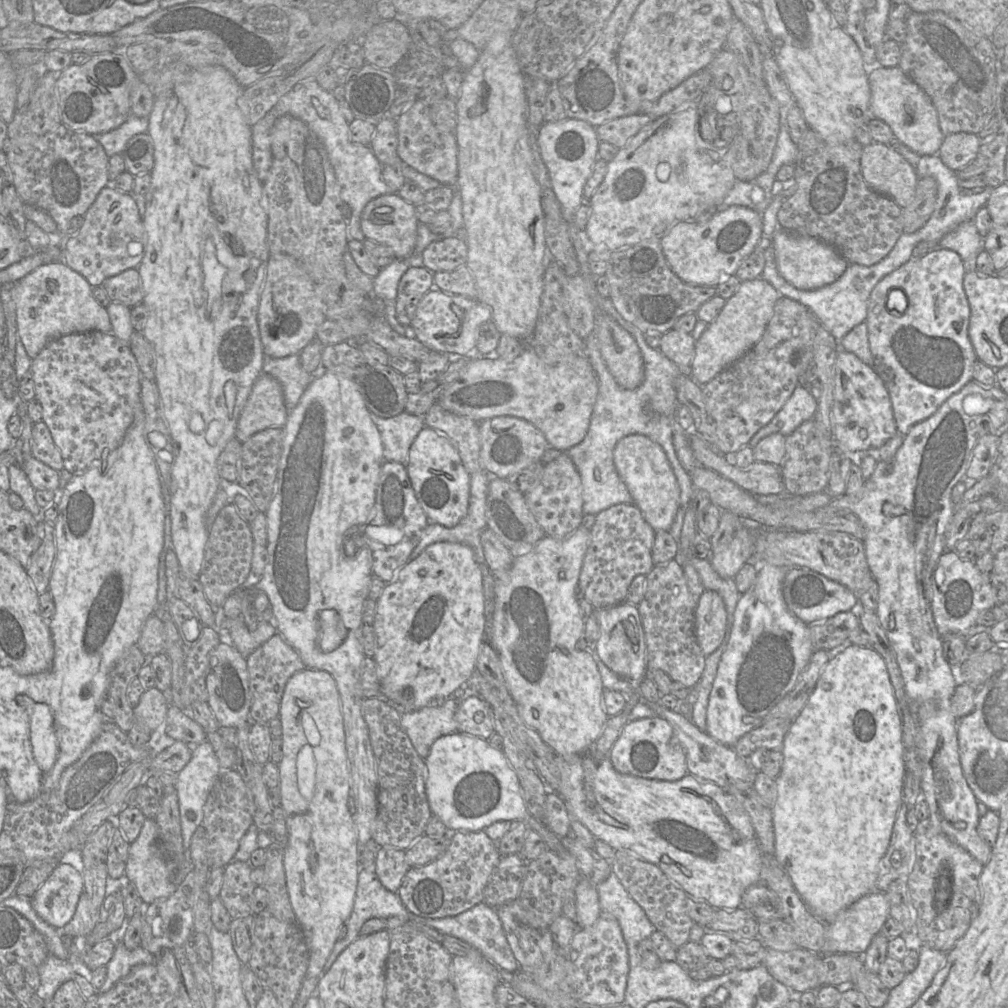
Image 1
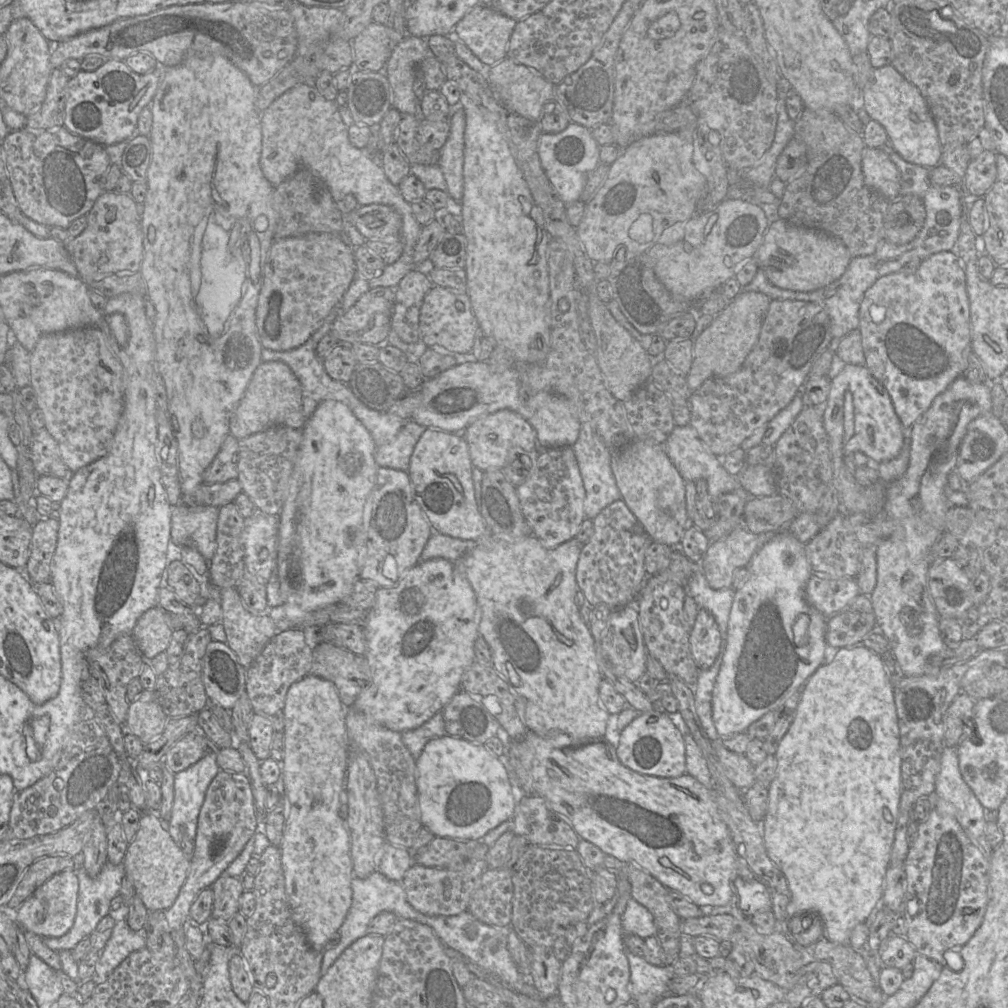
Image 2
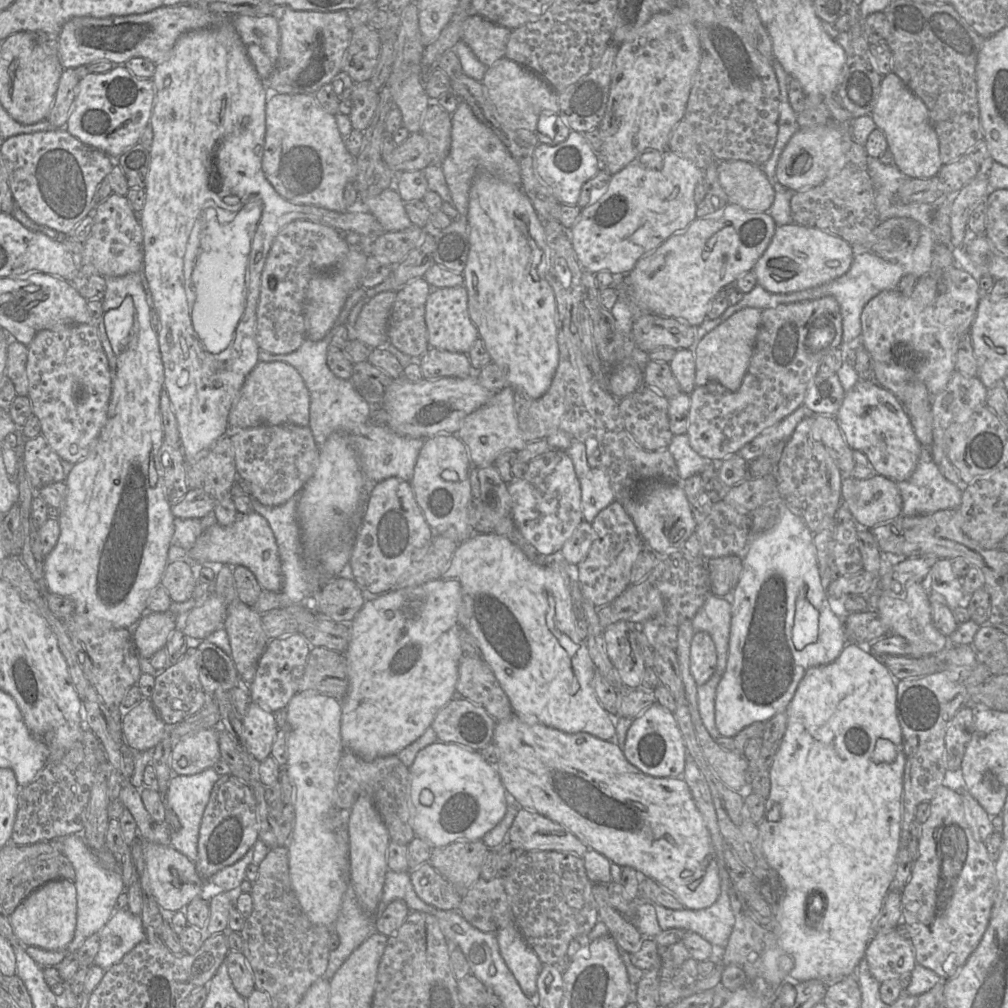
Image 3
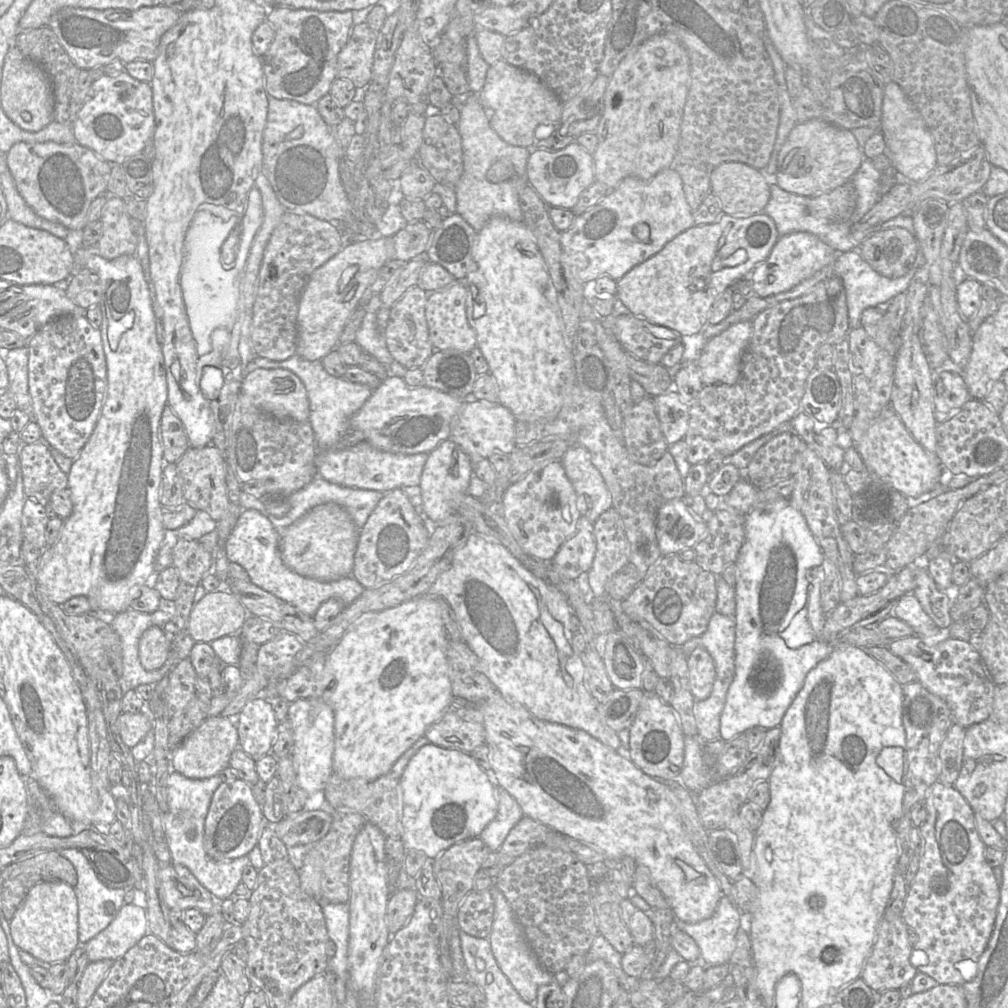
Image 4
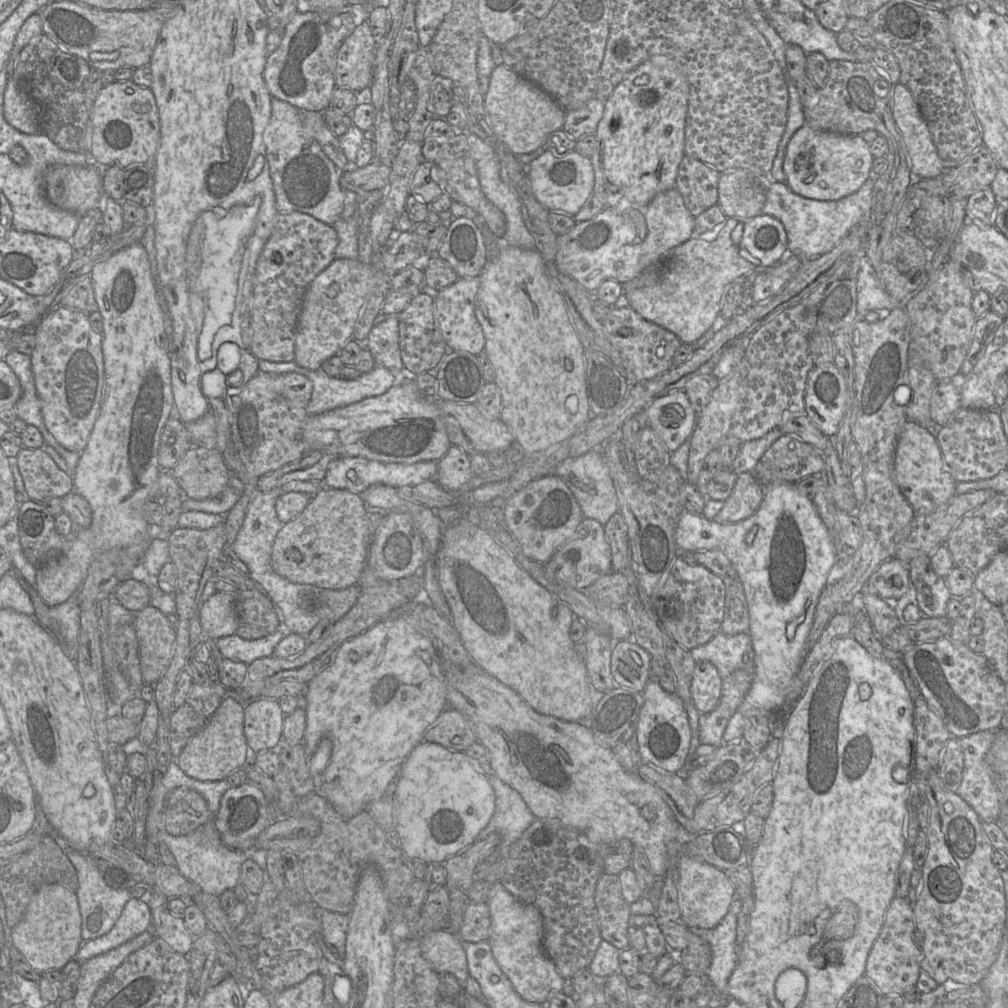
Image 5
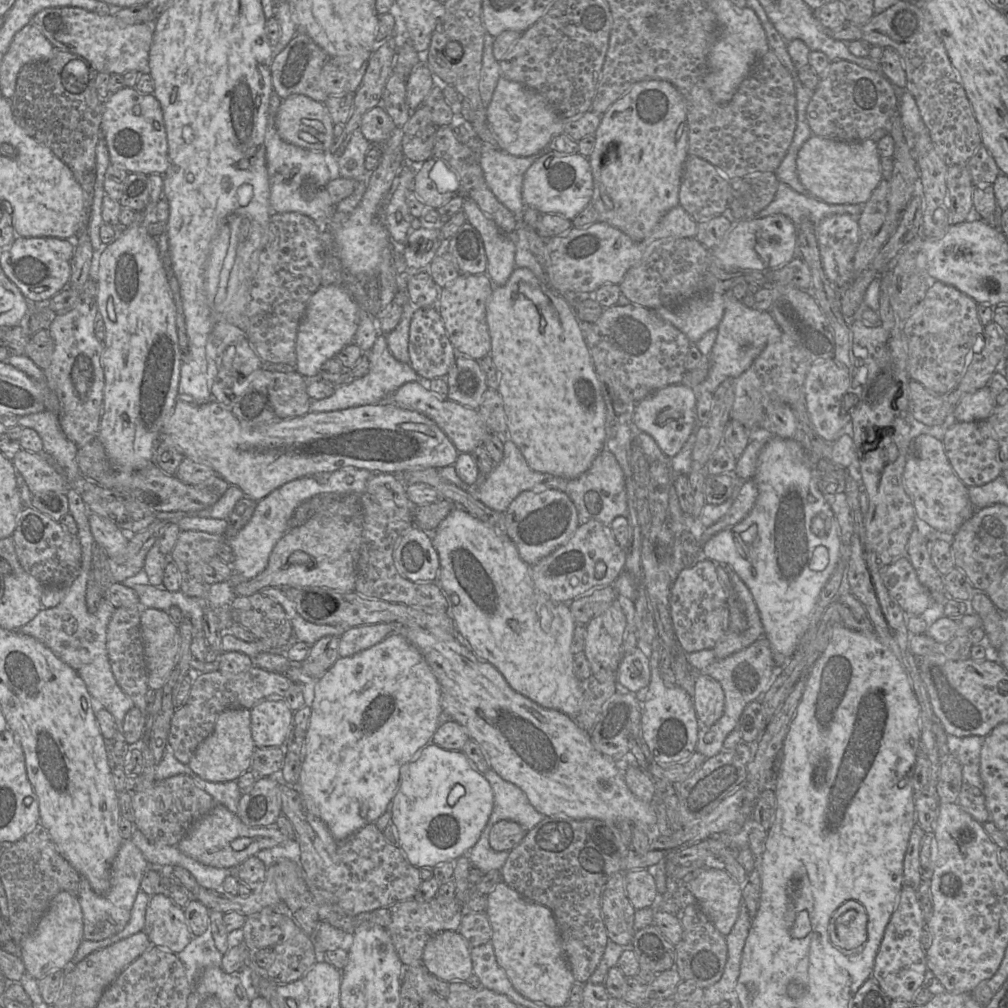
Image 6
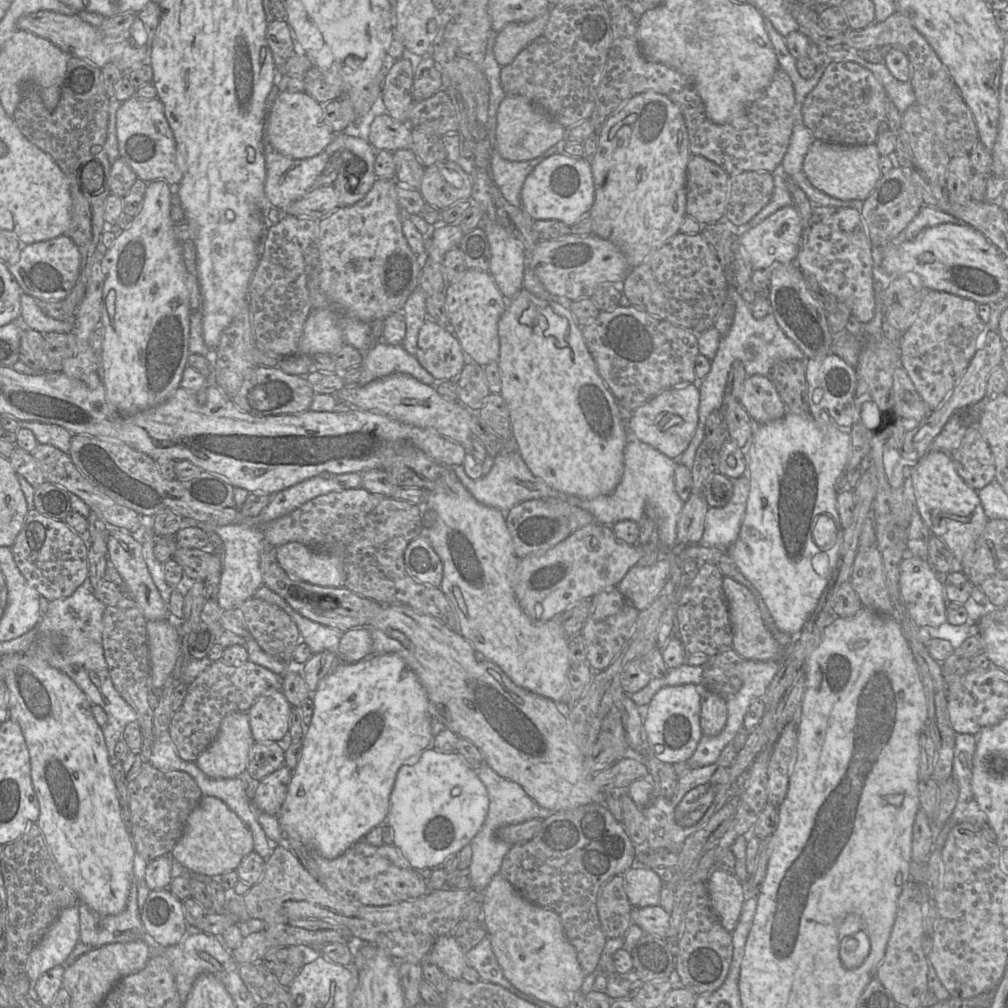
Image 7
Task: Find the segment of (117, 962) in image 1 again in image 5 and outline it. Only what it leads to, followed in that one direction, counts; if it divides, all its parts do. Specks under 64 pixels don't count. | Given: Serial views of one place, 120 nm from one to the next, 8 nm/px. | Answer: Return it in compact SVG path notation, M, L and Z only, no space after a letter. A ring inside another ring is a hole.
M131 897L112 929L103 936L84 941L75 958L83 963L128 942L149 930L151 926L152 914L149 905L140 898Z

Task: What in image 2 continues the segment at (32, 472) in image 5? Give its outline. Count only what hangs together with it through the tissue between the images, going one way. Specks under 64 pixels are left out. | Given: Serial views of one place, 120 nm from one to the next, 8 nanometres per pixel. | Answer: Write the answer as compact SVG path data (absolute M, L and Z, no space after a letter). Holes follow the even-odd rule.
M45 427L33 431L32 462L39 476L66 476L68 467L62 460L56 441Z

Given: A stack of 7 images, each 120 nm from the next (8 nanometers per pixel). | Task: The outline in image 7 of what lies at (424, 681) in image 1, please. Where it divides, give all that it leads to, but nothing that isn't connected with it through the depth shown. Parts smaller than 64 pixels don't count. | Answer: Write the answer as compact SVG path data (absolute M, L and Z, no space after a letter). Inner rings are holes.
M387 653L369 656L355 663L336 663L332 671L323 678L312 694L314 709L310 724L307 726L302 742L302 753L298 765L294 769L289 783L286 798L279 813L279 822L285 838L299 838L303 844L312 848L326 859L335 859L347 851L374 827L386 823L389 799L399 768L404 761L419 751L434 748L434 735L431 730L430 705L416 673L397 654Z

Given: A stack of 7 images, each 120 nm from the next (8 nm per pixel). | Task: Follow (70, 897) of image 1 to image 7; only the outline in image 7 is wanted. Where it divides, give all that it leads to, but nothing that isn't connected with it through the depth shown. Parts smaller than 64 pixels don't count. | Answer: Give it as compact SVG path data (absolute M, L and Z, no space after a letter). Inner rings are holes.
M78 905L63 909L42 940L32 949L25 974L36 981L49 969L63 965L80 941Z

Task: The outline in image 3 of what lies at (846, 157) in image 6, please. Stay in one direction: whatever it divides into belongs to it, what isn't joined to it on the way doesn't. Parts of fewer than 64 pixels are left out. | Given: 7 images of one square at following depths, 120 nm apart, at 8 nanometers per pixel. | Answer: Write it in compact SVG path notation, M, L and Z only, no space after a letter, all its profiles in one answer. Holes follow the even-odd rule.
M830 121L826 125L798 128L780 155L776 179L793 192L805 191L820 185L837 174L845 165L845 156L854 142L848 125Z

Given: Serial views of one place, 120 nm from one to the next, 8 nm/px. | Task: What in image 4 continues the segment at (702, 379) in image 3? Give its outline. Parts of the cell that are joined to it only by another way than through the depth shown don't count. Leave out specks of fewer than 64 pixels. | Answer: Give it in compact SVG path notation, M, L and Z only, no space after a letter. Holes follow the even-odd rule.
M742 321L731 325L705 343L697 361L704 386L734 385L739 380L742 357L752 332L752 321Z

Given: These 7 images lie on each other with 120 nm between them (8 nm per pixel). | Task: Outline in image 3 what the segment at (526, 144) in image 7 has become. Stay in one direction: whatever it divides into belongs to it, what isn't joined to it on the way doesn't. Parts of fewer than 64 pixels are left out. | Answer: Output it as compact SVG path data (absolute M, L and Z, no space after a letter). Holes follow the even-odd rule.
M507 57L487 67L482 83L495 109L495 118L509 129L535 132L541 113L559 114L558 92L537 73Z

